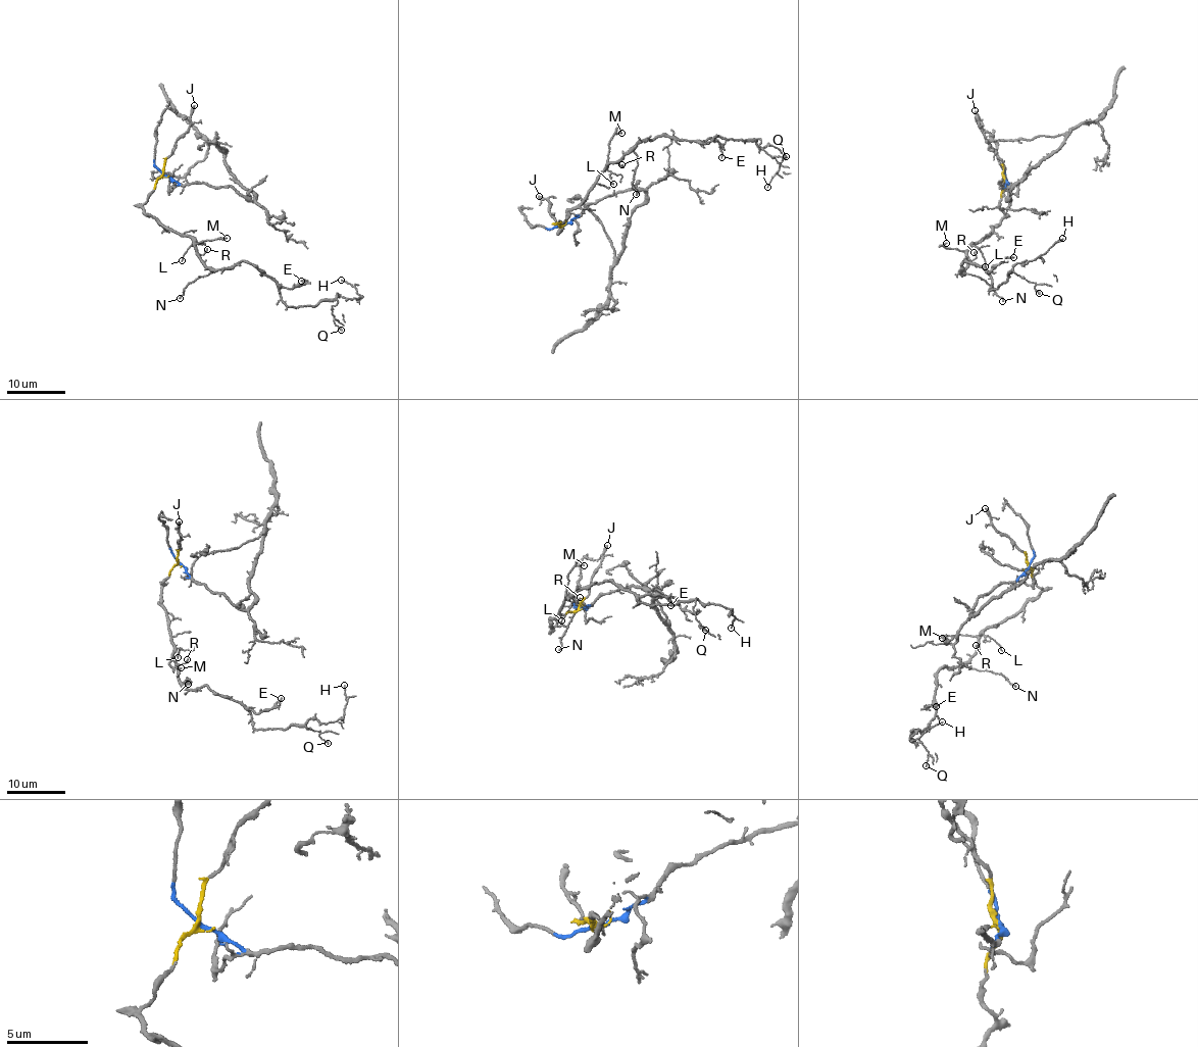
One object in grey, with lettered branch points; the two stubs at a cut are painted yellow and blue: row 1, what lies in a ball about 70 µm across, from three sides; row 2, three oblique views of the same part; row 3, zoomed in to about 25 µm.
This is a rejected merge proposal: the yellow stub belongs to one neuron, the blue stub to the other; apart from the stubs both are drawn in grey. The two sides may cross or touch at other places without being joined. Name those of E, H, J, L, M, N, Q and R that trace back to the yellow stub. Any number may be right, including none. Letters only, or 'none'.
E, H, J, L, M, N, Q, R

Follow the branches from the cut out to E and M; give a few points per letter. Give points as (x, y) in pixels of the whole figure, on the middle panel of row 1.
E: (562, 225), (597, 177), (634, 146), (658, 136), (712, 139), (718, 141), (721, 157)
M: (562, 225), (560, 220), (561, 226), (567, 214), (588, 196), (606, 163), (610, 138), (614, 133), (621, 133)

